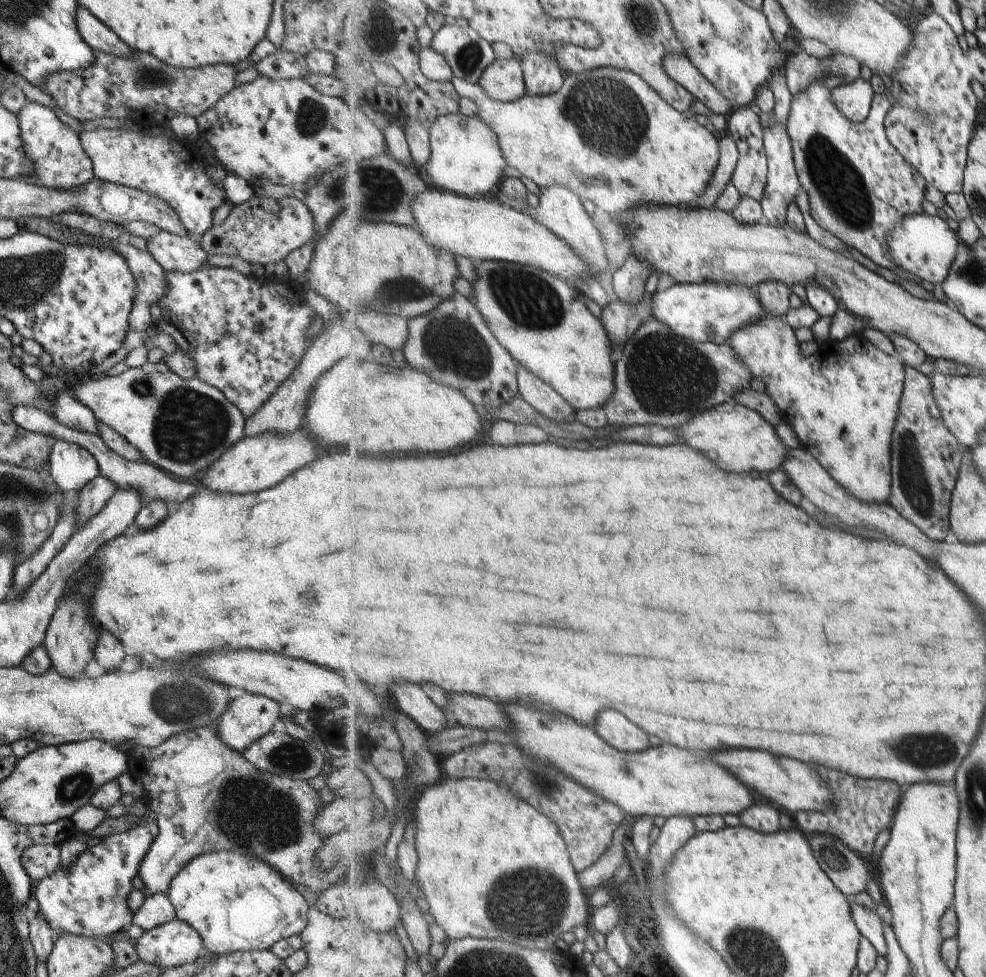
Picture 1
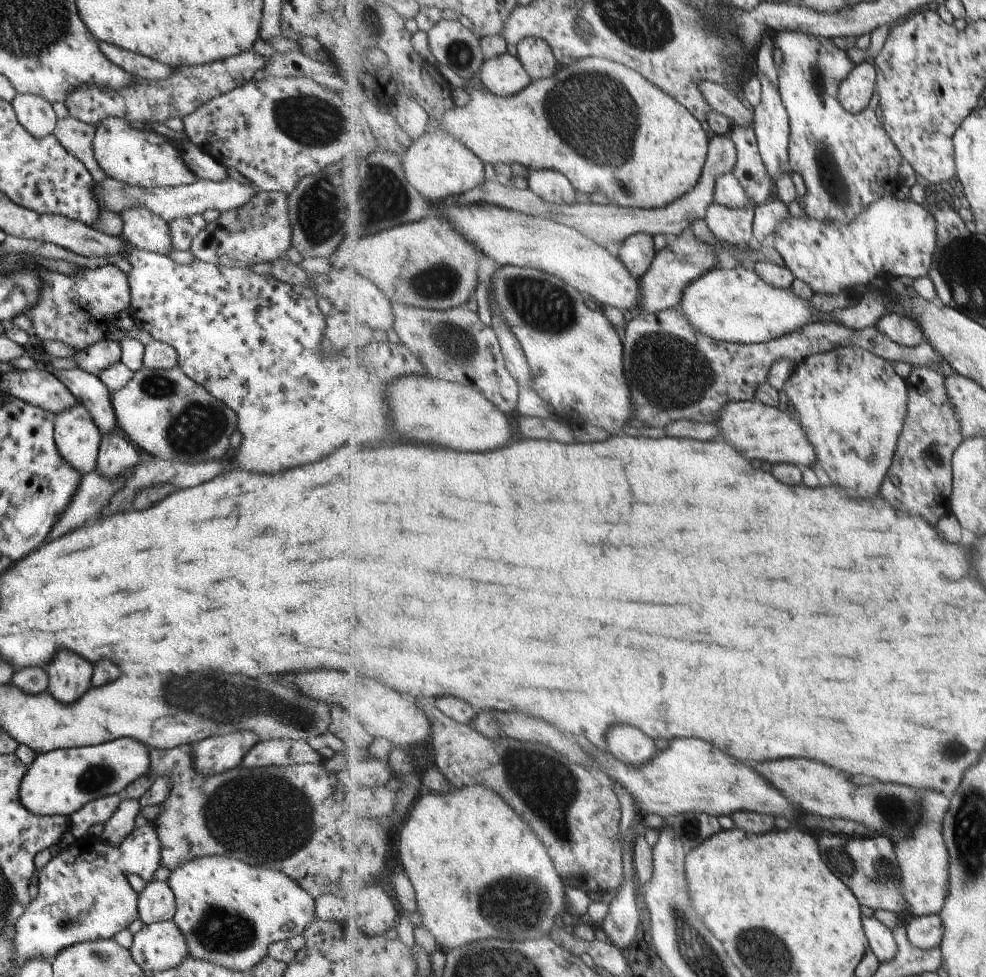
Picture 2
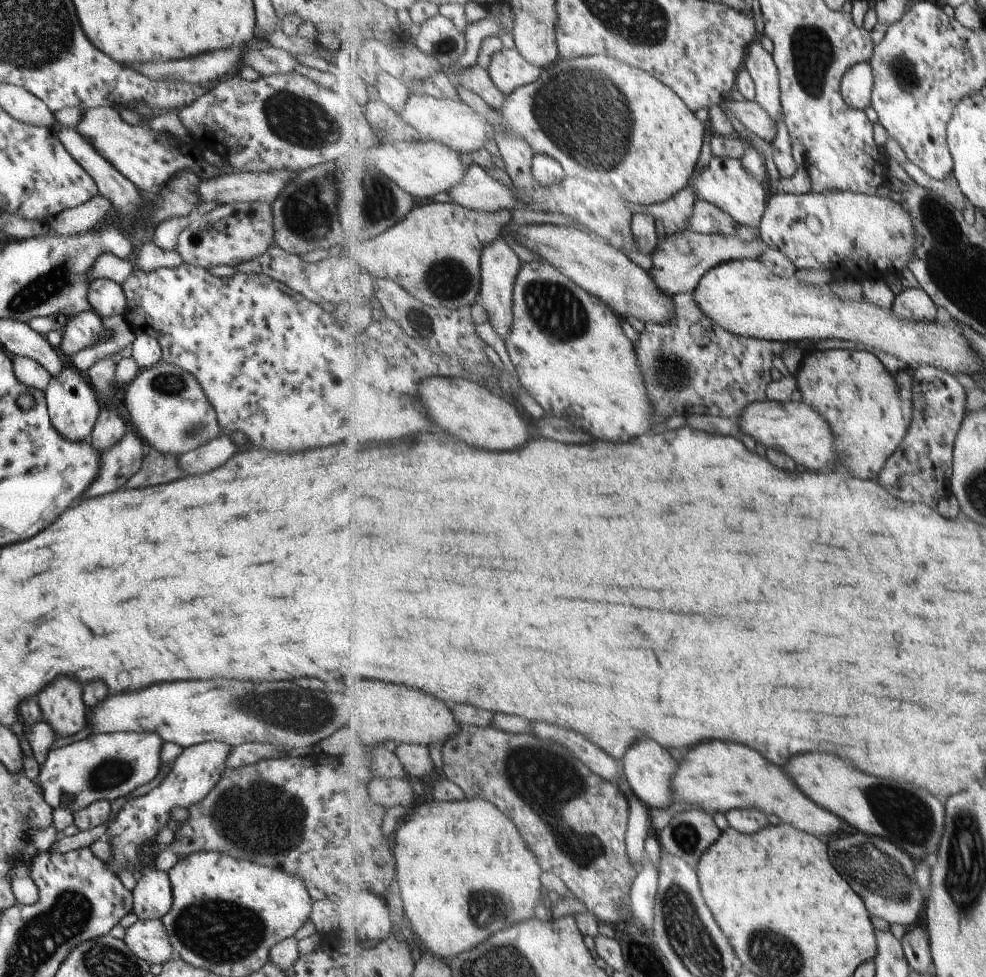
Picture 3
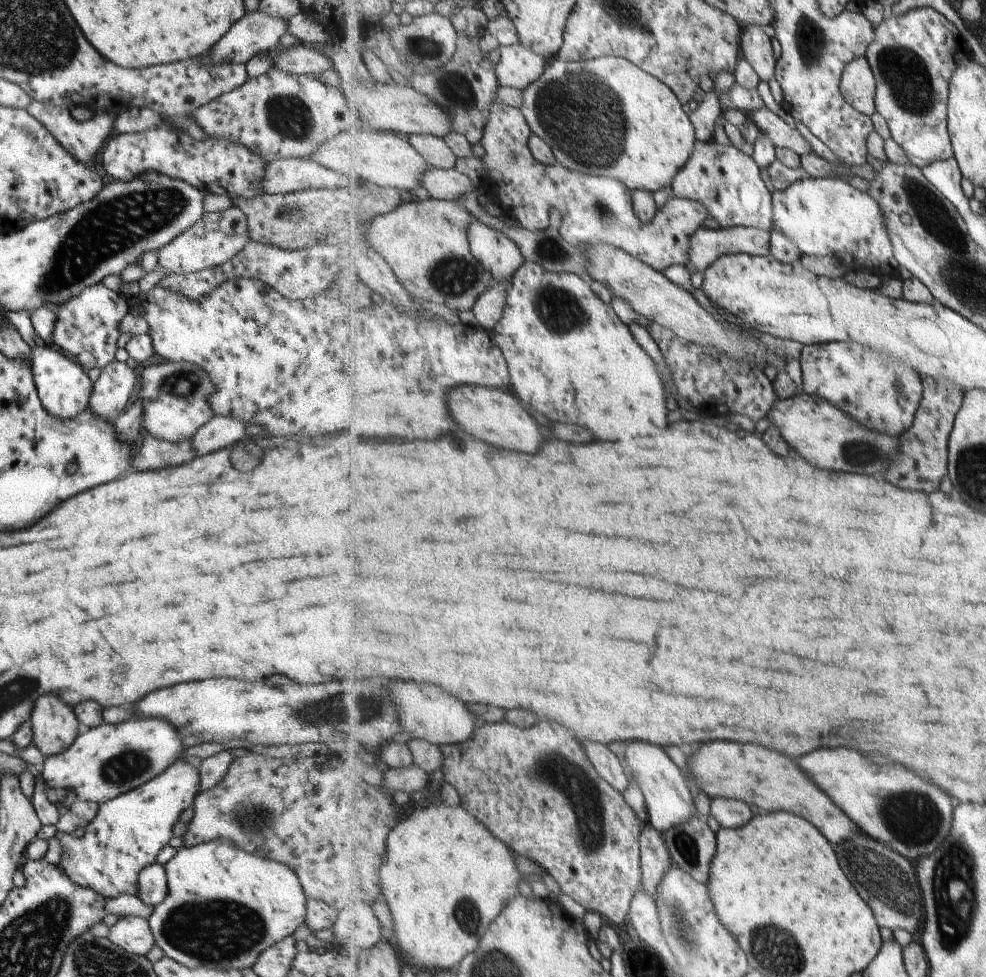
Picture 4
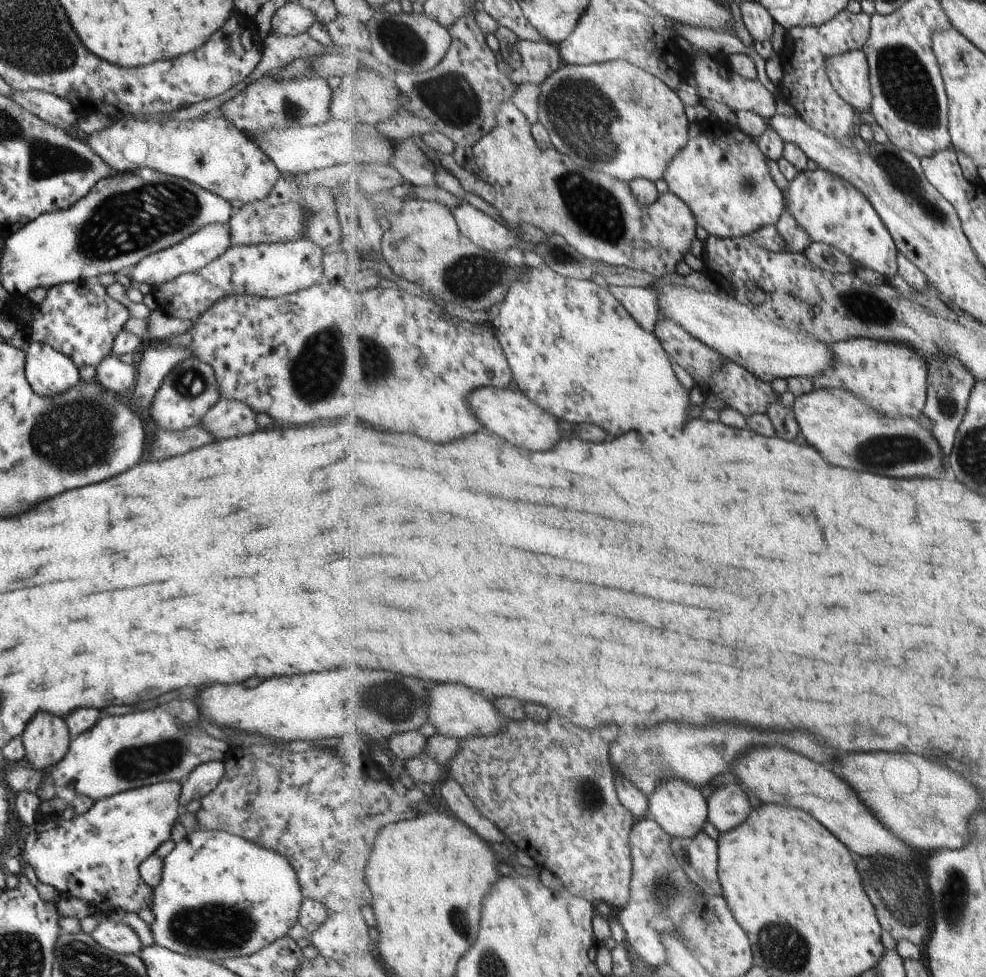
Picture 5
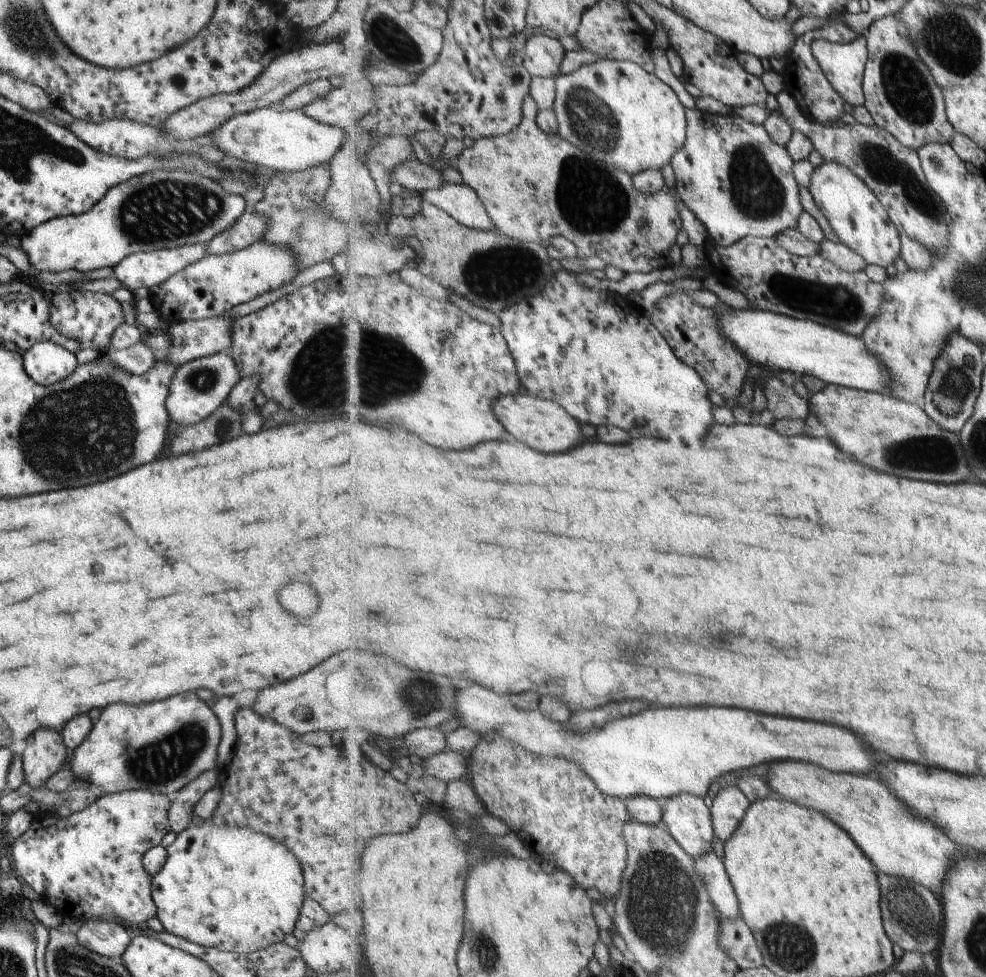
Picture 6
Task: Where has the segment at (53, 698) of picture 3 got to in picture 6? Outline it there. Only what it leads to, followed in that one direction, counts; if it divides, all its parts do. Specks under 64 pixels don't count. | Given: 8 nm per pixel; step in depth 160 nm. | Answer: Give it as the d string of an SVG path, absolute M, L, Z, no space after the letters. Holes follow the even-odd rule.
M35 730L31 734L21 754L24 781L29 786L43 787L44 780L63 767L68 759L68 750L62 736L55 730Z

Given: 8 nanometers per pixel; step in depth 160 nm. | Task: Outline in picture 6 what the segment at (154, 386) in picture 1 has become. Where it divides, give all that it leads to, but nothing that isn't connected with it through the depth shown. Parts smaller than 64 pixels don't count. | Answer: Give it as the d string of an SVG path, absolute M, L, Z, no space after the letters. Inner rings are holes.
M227 352L210 354L180 364L168 384L164 402L168 418L179 427L198 423L223 404L229 391L239 379L237 369Z

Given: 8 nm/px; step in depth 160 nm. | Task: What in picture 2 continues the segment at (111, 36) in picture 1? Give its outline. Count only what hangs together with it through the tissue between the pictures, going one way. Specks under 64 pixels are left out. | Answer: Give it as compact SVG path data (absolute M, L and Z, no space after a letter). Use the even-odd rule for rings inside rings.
M103 41L97 42L98 49L104 54L104 57L116 64L121 70L128 72L133 78L164 79L174 69L152 58L116 47L114 44L107 44Z

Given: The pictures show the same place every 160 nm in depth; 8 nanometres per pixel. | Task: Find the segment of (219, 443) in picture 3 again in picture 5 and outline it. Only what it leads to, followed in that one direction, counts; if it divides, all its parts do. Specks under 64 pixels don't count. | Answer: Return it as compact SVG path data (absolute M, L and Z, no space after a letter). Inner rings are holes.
M219 399L201 418L199 426L215 438L231 438L257 430L255 413L245 404Z

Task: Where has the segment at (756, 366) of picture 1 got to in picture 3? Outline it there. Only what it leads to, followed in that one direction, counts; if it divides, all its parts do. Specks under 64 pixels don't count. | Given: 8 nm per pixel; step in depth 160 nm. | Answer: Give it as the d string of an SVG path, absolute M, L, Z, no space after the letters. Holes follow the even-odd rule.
M817 349L804 351L795 375L803 400L831 422L837 452L849 472L863 480L878 478L913 420L912 371L899 370L892 378L883 362L867 350Z

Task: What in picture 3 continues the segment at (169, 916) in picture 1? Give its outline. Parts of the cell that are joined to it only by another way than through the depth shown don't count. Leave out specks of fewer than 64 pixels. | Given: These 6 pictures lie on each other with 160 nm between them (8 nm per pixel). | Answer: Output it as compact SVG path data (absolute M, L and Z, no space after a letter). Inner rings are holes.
M149 868L136 877L132 889L132 912L141 920L160 919L172 903L167 873Z

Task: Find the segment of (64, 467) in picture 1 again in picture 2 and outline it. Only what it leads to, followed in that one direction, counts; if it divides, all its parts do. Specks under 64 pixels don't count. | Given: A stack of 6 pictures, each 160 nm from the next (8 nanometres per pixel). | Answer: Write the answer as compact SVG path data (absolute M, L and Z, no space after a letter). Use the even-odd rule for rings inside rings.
M77 404L55 415L52 435L56 453L73 470L80 475L94 470L100 432L83 406Z

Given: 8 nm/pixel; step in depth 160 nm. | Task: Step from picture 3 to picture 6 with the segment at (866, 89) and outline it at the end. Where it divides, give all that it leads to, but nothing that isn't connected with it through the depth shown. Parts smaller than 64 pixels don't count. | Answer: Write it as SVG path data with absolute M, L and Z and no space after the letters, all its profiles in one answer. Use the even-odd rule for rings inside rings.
M867 36L852 43L815 39L812 50L830 83L846 102L853 107L865 106L864 78L870 57Z

